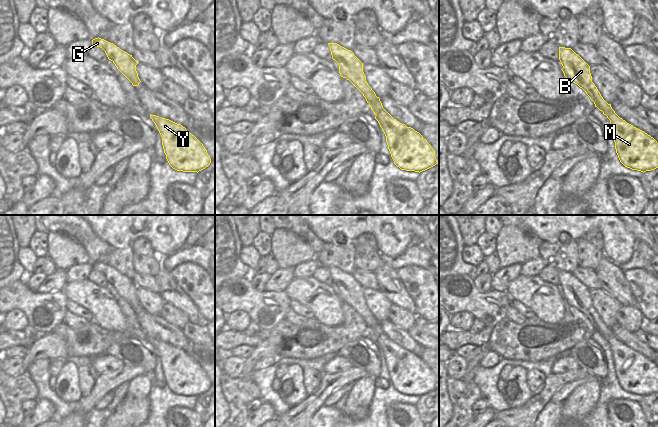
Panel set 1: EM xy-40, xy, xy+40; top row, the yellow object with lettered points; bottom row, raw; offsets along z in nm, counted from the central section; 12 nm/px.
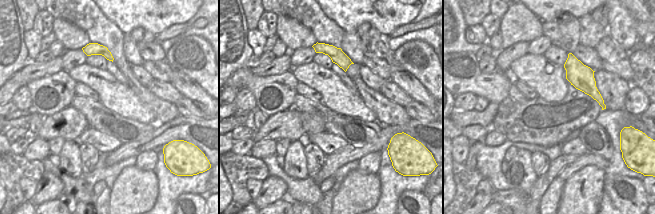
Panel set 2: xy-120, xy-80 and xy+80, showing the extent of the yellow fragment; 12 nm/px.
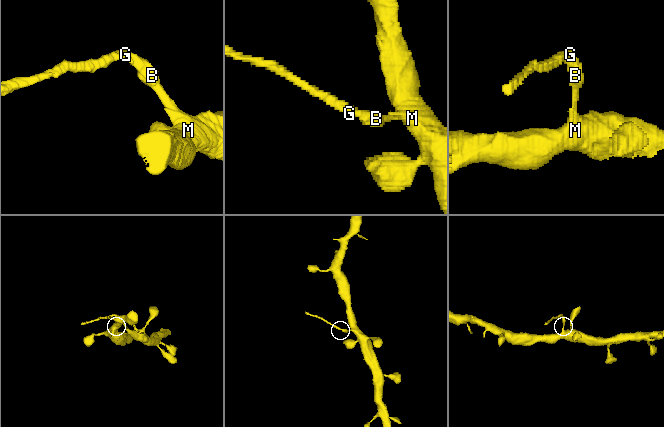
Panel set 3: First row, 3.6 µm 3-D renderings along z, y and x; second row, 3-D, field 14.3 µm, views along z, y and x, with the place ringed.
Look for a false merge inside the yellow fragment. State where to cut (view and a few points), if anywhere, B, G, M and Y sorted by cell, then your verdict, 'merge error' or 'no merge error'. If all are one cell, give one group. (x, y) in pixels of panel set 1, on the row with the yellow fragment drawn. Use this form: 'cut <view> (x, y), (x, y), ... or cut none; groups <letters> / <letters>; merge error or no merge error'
cut xy (376, 96), (369, 103); groups B G / M Y; merge error

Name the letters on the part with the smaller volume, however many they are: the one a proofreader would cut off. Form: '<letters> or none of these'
B, G.

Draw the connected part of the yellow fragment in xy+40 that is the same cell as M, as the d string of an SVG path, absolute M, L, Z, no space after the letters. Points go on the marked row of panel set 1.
M602 96L594 104L610 120L620 162L627 168L643 173L658 168L657 141L620 118Z

